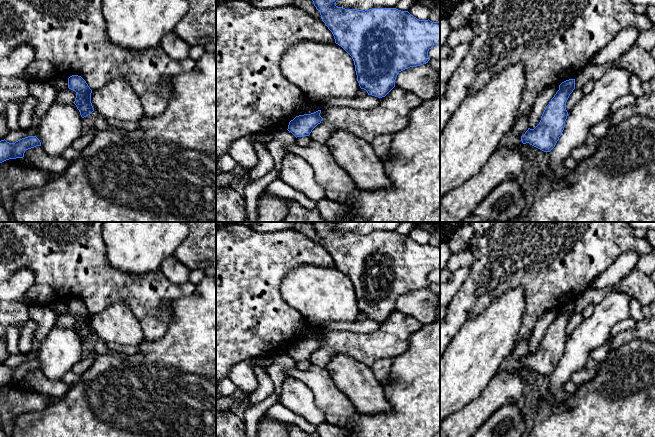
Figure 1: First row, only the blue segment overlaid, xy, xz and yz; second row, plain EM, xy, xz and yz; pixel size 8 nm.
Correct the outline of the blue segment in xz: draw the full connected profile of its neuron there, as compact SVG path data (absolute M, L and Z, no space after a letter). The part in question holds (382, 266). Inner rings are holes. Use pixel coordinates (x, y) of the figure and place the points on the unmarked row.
M311 222L320 236L321 243L332 256L335 267L341 270L353 283L357 305L361 313L368 319L378 322L385 321L394 311L399 296L410 291L428 287L428 275L434 269L440 269L440 246L419 244L408 235L396 232L372 232L369 234L345 233L337 231L340 222Z

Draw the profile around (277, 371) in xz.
M282 354L274 358L271 366L266 368L266 373L273 381L275 394L279 397L284 381L289 377L287 371L295 367L296 361L288 354Z

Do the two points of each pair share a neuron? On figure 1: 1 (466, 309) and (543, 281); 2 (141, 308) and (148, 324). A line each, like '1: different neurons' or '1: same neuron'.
1: same neuron
2: different neurons

